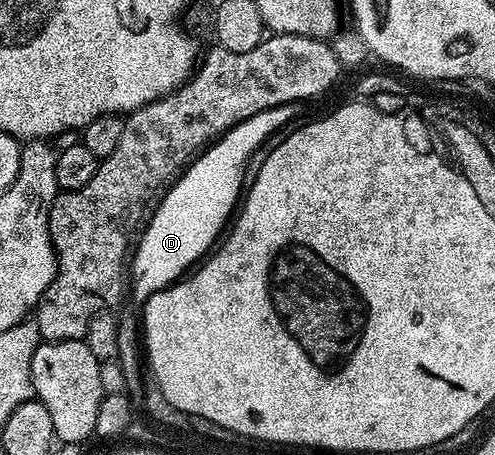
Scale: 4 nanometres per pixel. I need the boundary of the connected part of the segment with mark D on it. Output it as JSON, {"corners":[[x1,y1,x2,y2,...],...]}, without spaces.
{"corners":[[261,115,238,123,229,133,222,135,213,145,208,146,188,166,187,171,176,180,171,191,164,196,164,201,158,207,152,222,148,224,148,230,141,237,140,243,136,246,134,256,130,261,130,293,137,297,137,302,145,302,149,297,159,293,161,289,167,289,169,285,181,280,217,244,218,238,225,232,226,226,229,224,230,218,241,200,242,190,246,185,244,168,247,167,248,160,255,155,256,148,271,133,278,132,284,125,283,119,276,116,280,115]]}

